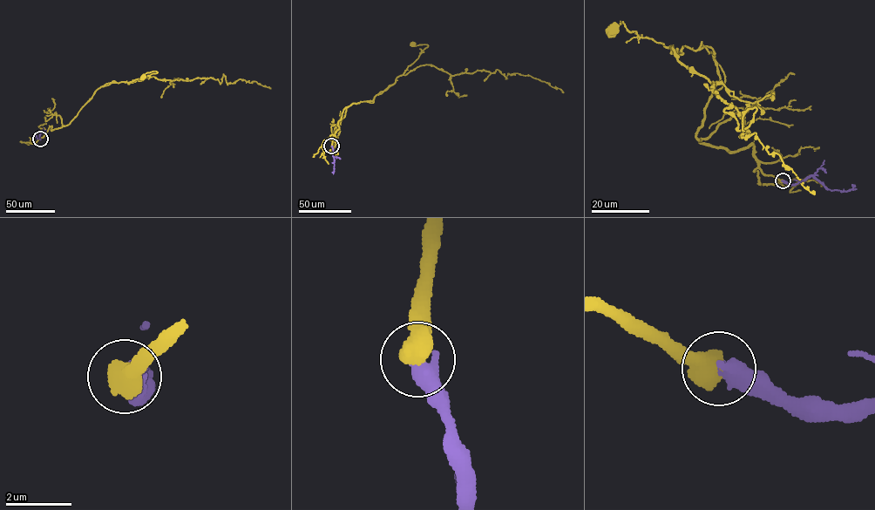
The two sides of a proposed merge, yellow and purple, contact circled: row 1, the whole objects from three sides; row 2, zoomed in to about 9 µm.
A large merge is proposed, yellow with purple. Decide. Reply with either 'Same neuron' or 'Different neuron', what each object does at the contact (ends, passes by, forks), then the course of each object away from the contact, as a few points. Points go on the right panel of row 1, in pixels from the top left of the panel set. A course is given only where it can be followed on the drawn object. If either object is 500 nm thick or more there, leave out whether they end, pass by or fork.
Same neuron. Course of yellow: (783, 180), (752, 145), (696, 137), (720, 78), (714, 55), (623, 21), (612, 30). Course of purple: (783, 180), (797, 183), (813, 176), (831, 190), (851, 191), (851, 184)

